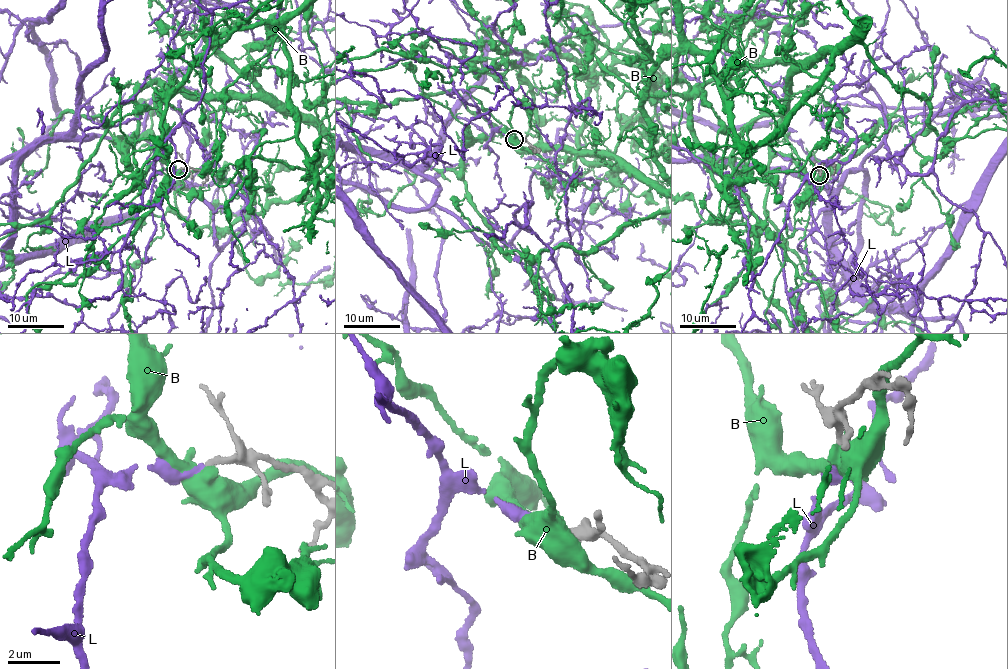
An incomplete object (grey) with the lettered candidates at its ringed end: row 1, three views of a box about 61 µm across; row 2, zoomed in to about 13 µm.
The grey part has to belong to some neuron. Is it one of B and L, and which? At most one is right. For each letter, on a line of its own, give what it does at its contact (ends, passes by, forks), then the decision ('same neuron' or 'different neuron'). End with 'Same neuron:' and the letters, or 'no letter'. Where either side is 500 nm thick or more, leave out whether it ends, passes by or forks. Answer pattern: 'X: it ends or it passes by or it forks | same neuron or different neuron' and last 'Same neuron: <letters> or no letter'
B: different neuron
L: it ends | same neuron
Same neuron: L

